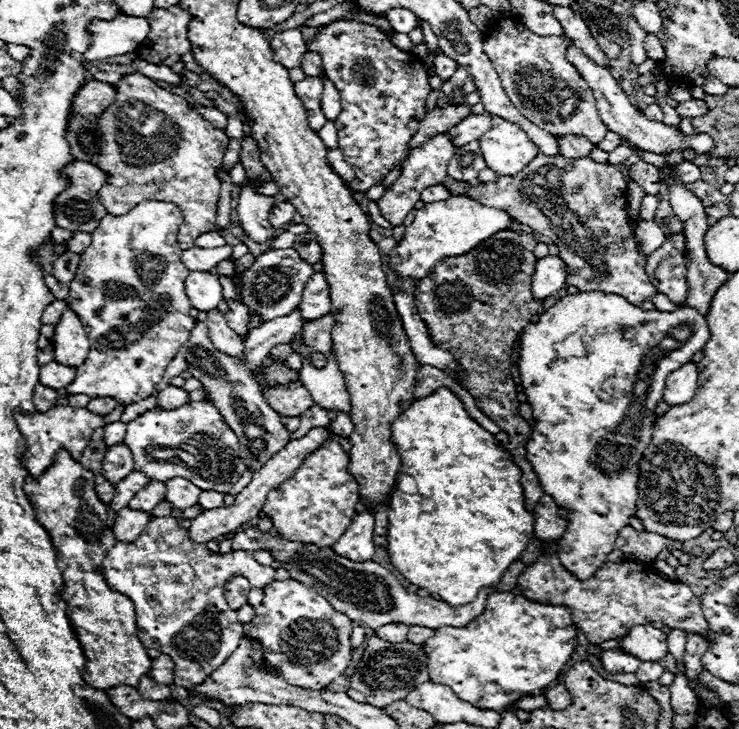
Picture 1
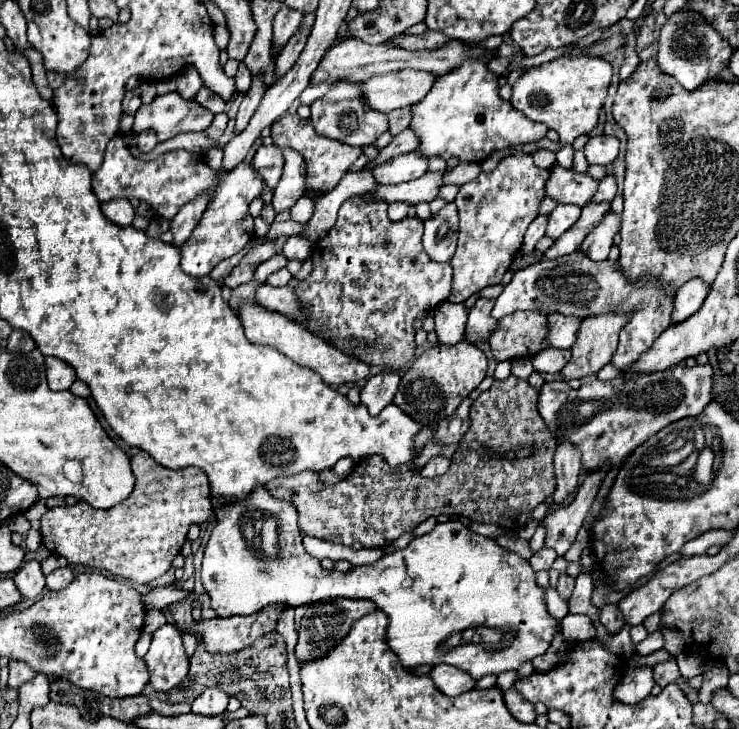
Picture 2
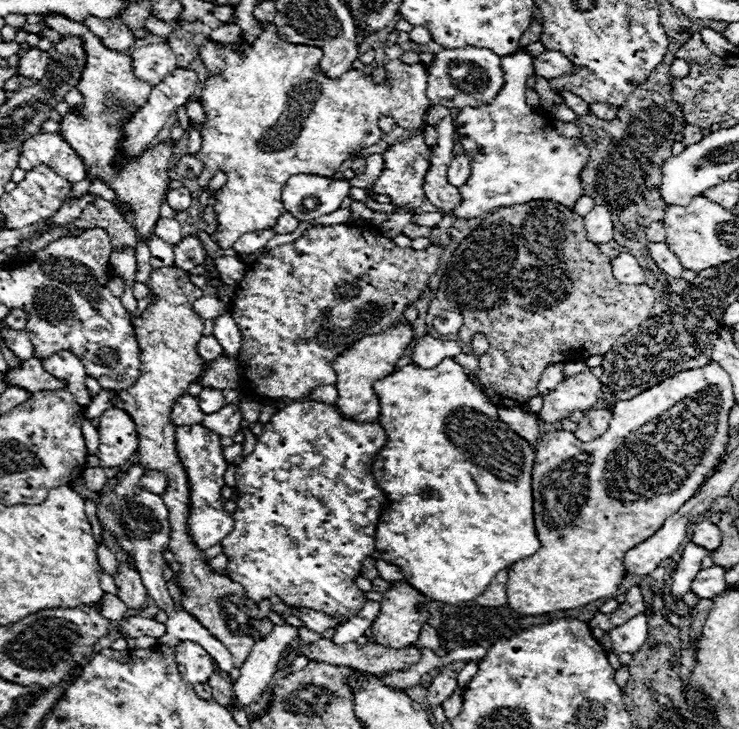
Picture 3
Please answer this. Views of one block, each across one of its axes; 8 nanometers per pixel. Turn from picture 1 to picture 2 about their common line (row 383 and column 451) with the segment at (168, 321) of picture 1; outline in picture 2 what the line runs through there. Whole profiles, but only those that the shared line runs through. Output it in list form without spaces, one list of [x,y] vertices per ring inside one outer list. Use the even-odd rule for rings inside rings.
[[[482,60],[464,62],[458,70],[436,78],[430,94],[410,108],[410,128],[418,138],[416,152],[424,158],[440,156],[444,160],[458,158],[462,162],[482,162],[492,152],[546,138],[548,128],[526,118],[508,100],[502,100],[498,90],[498,76],[486,70]]]

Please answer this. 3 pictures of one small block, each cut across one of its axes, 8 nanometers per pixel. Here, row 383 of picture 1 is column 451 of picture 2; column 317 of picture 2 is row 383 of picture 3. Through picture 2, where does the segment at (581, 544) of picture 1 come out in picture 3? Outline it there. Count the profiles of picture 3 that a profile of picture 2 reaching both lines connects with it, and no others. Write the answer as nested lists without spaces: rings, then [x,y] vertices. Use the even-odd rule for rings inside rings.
[[[582,372],[576,376],[564,378],[550,394],[544,396],[544,406],[538,412],[538,418],[548,424],[562,422],[574,410],[590,410],[600,396],[602,382],[592,372]]]

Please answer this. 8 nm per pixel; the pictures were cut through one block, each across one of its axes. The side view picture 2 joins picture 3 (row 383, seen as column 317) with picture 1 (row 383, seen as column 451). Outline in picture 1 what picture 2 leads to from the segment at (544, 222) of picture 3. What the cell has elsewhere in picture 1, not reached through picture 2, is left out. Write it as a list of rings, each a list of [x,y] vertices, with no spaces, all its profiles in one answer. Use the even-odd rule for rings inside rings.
[[[504,230],[490,240],[482,240],[468,254],[440,260],[432,272],[416,284],[416,308],[438,346],[448,348],[462,364],[466,374],[466,390],[476,398],[476,406],[494,420],[502,432],[510,436],[506,450],[522,468],[522,488],[526,510],[534,512],[534,504],[544,490],[526,460],[526,442],[532,428],[518,412],[518,392],[510,374],[510,352],[516,336],[528,326],[530,318],[544,306],[532,296],[532,276],[538,258],[534,256],[536,240],[528,232]]]

